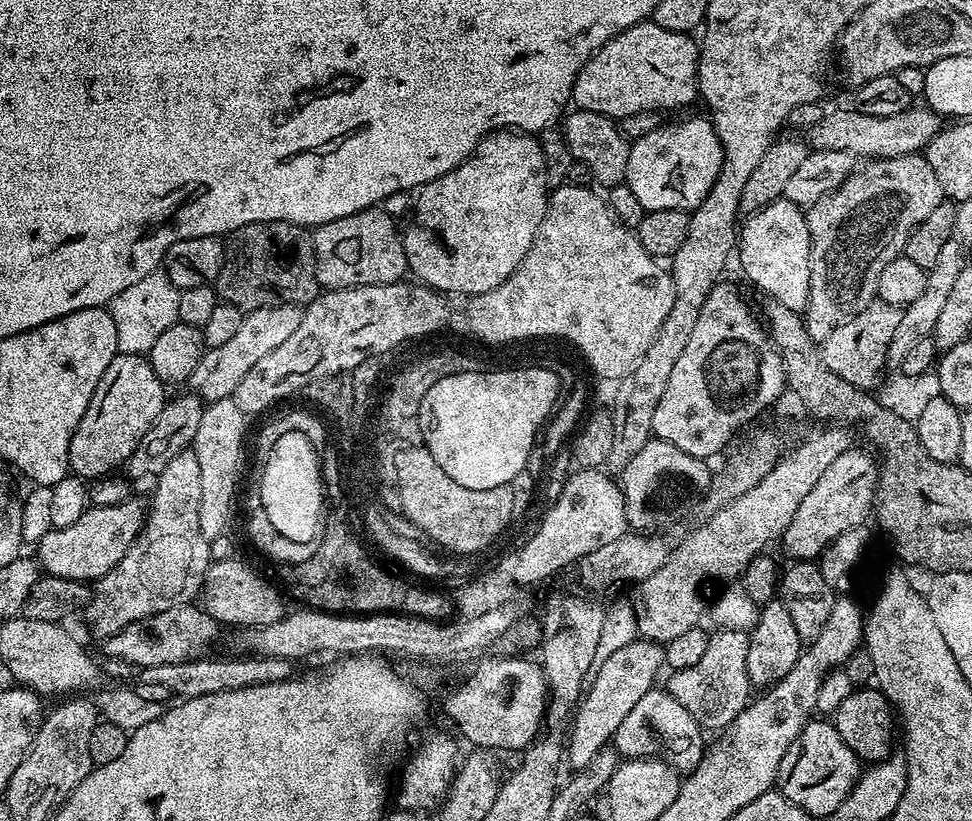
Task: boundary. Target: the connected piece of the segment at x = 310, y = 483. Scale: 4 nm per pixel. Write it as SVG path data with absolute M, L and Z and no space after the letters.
M295 432L293 436L278 438L265 456L268 457L264 460L264 473L260 476L259 507L278 529L278 534L294 542L307 542L316 528L316 512L320 512L320 501L325 495L324 481L316 479L320 462L314 446L304 433Z

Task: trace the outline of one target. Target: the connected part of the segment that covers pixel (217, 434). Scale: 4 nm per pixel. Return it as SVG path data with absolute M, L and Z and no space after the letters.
M214 400L204 408L201 425L190 445L202 470L202 502L198 502L198 526L208 541L225 535L236 483L240 480L240 463L244 460L244 420L246 414L231 400Z

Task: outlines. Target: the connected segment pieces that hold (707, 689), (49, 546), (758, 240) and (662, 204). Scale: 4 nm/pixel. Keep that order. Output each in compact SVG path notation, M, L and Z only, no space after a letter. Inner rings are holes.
M720 628L708 637L706 654L702 654L698 666L690 666L681 672L673 671L666 683L666 691L675 700L682 702L686 710L696 719L701 729L723 730L738 718L738 714L750 703L750 685L746 674L746 650L748 632ZM716 632L716 633L715 633Z
M128 498L124 503L88 506L81 517L65 528L53 527L38 542L40 556L38 564L47 575L58 578L70 578L81 582L100 580L130 550L130 546L138 538L140 529L146 519L145 505L140 505L134 498Z
M781 198L749 215L744 221L738 228L738 256L740 252L741 270L748 275L750 283L757 284L765 292L768 300L777 300L783 306L788 306L790 310L803 313L807 309L810 298L810 258L812 257L812 243L805 209Z
M711 119L680 120L677 124L664 124L651 128L642 138L631 141L624 175L627 186L634 190L638 202L642 202L645 212L654 210L694 210L710 194L710 186L718 178L718 170L724 161L724 151Z

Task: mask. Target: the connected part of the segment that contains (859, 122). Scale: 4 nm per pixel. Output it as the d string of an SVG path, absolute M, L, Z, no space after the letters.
M845 106L837 112L825 111L824 117L807 129L807 143L818 152L846 152L849 157L887 158L889 156L911 156L919 153L942 127L941 117L927 106L910 106L905 112L894 114L890 118L862 114Z

